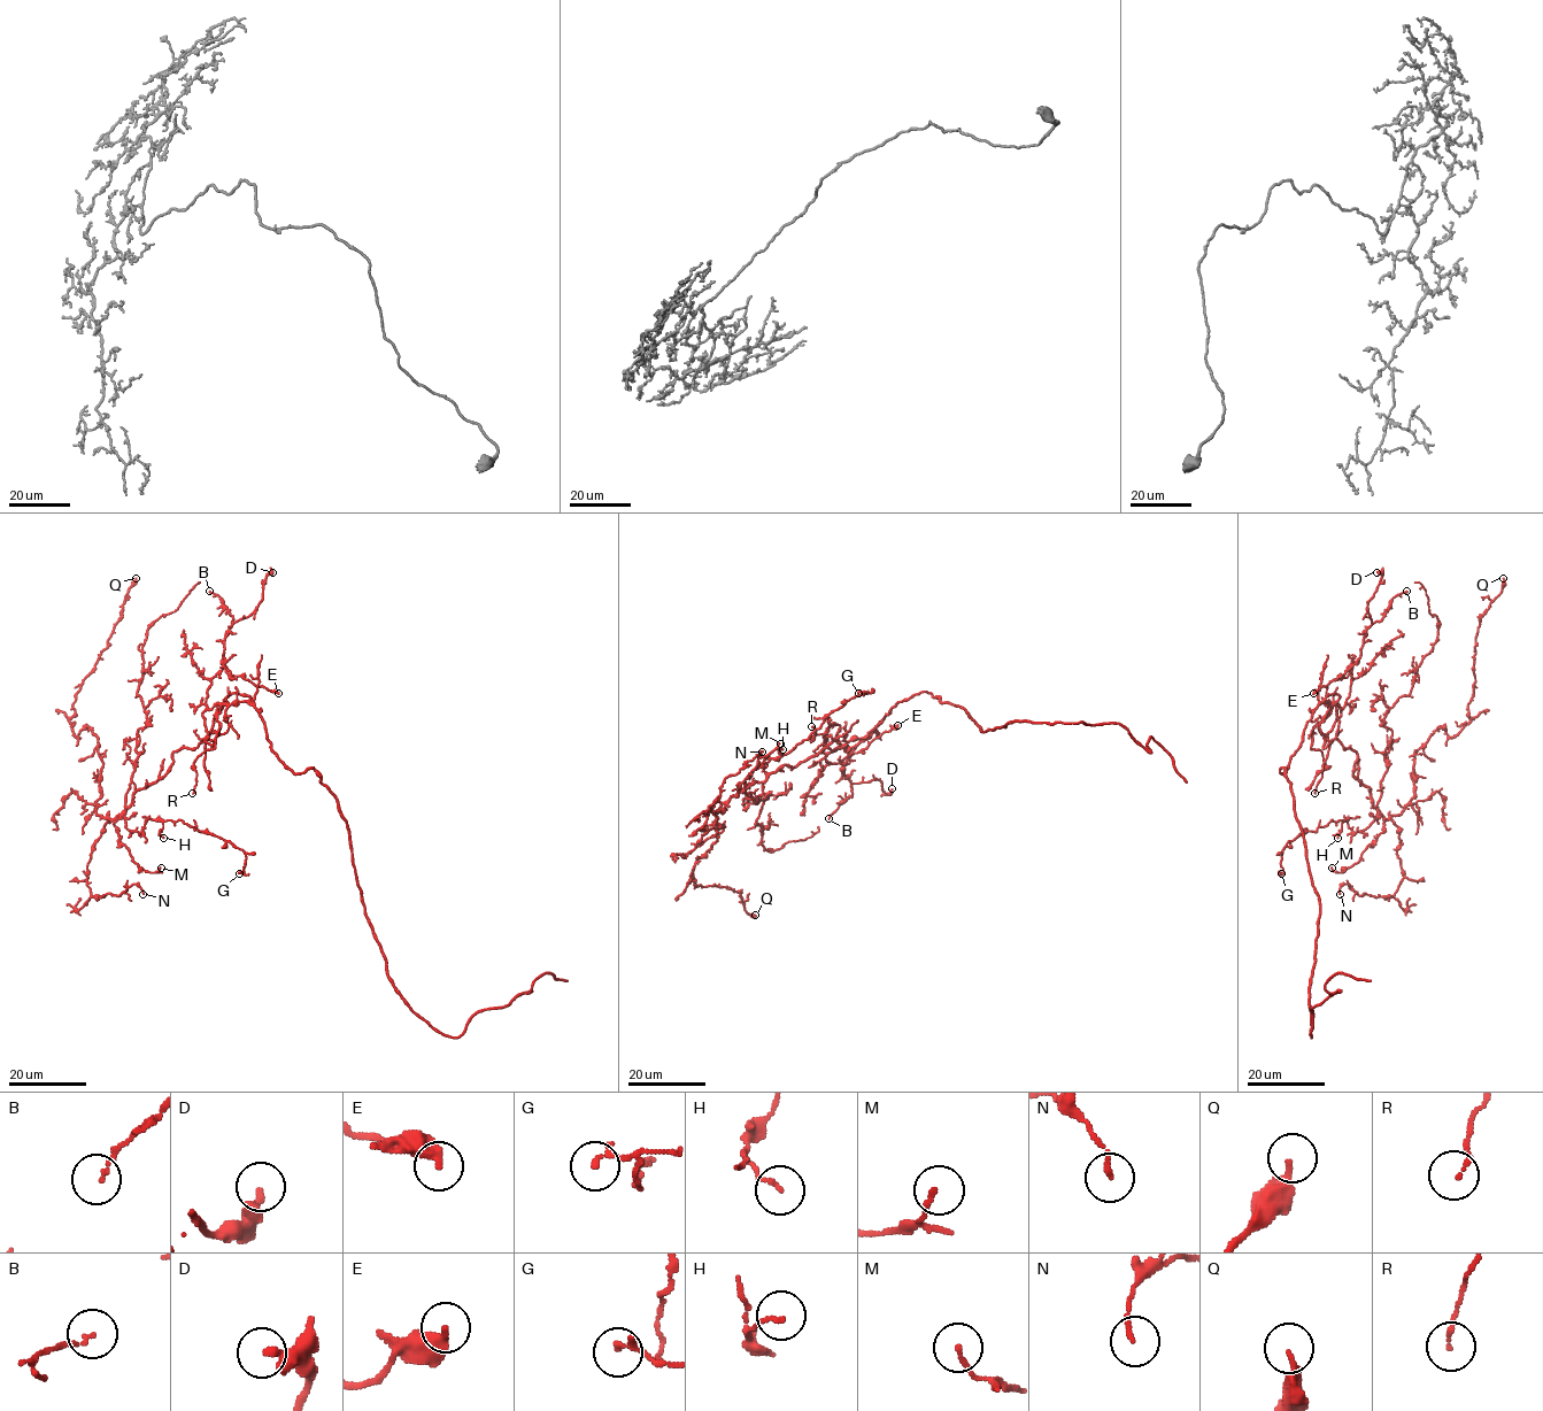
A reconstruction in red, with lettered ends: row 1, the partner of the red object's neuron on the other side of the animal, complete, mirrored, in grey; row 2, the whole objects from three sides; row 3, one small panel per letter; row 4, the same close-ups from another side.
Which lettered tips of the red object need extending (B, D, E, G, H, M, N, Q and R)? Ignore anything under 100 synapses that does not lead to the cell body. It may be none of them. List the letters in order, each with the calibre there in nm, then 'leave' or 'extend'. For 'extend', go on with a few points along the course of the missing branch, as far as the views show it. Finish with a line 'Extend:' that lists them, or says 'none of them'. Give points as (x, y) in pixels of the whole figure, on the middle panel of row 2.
B: 100 nm | leave
D: 340 nm | leave
E: 420 nm | leave
G: 170 nm | leave
H: 110 nm | leave
M: 130 nm | leave
N: 130 nm | leave
Q: 200 nm | leave
R: 120 nm | leave
Extend: none of them

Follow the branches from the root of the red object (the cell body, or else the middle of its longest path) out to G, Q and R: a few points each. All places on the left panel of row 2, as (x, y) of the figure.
G: (263, 724), (246, 701), (224, 706), (124, 812), (129, 830), (182, 820), (230, 841), (246, 857), (239, 873)
Q: (263, 724), (224, 706), (116, 817), (95, 812), (98, 738), (69, 718), (136, 578)
R: (263, 724), (259, 711), (246, 701), (221, 706), (215, 748), (202, 753), (194, 762), (197, 785), (192, 793)

